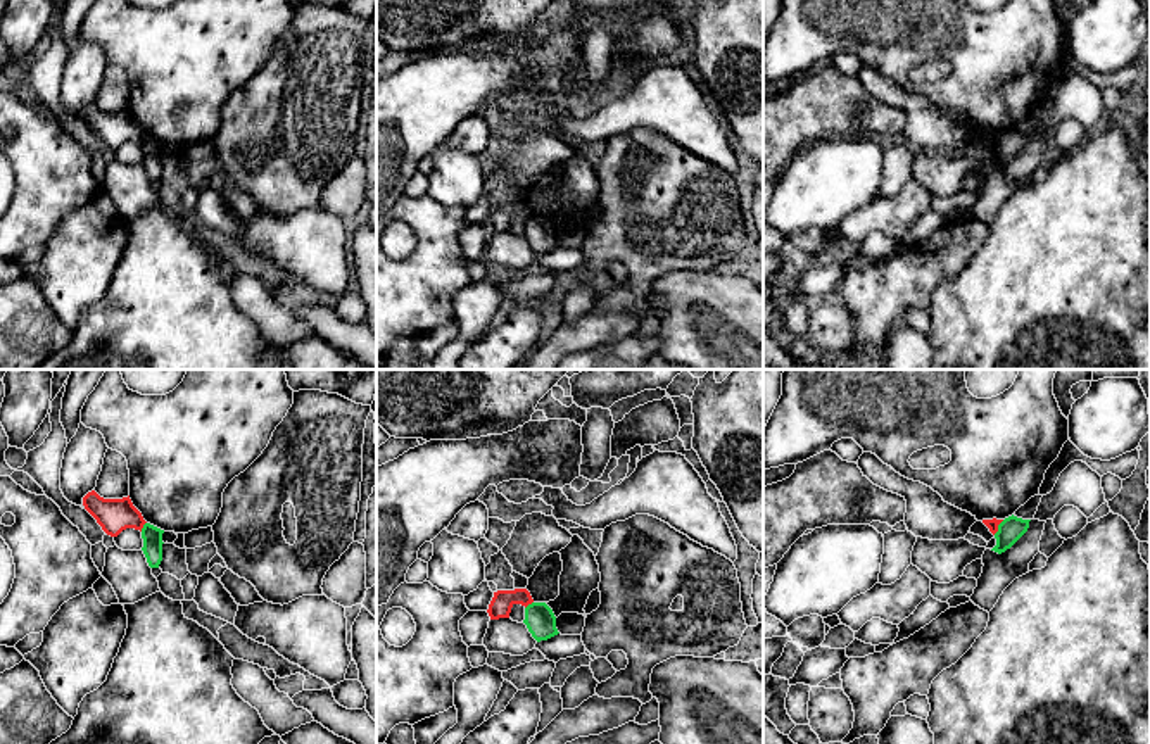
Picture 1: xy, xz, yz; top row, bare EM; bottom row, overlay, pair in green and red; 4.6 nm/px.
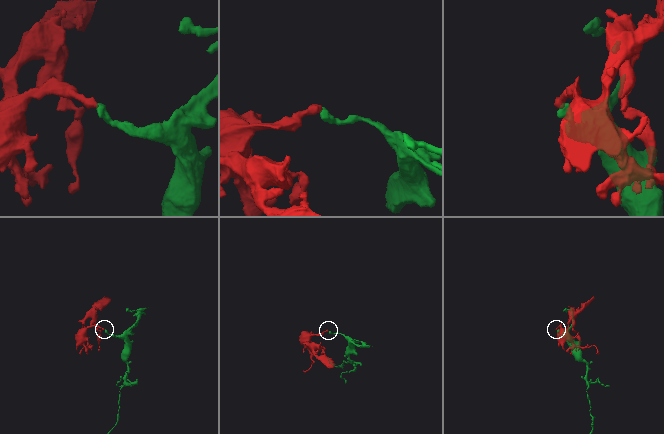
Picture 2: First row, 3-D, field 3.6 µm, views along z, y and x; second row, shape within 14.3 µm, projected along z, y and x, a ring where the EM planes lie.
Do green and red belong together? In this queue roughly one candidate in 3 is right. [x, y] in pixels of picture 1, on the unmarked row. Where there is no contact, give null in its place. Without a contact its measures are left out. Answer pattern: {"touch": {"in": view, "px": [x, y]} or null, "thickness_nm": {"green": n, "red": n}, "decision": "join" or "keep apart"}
{"touch": {"in": "yz", "px": [998, 140]}, "thickness_nm": {"green": 110, "red": 50}, "decision": "keep apart"}

